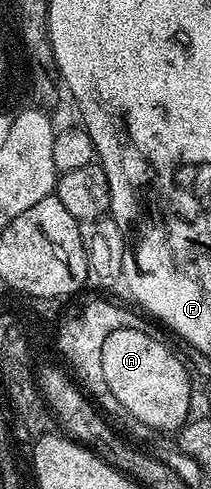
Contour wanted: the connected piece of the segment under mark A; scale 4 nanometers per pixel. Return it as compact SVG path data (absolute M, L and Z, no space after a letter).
M133 325L120 328L109 334L102 345L100 360L104 379L121 409L127 410L140 425L150 430L178 432L192 414L190 374L185 364L160 339L134 329Z

